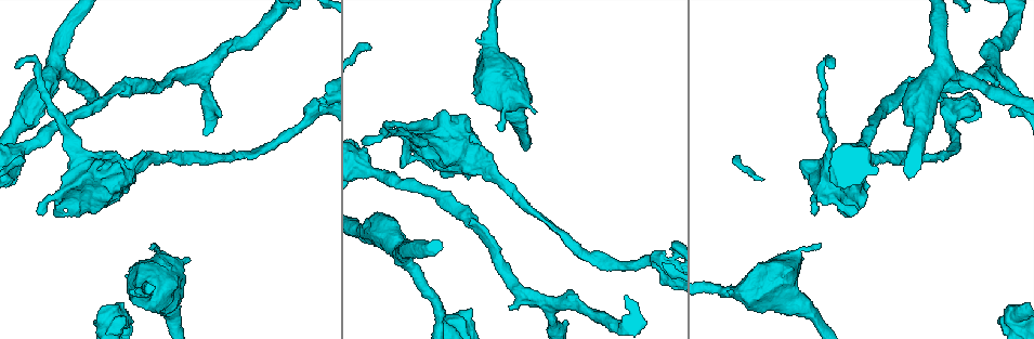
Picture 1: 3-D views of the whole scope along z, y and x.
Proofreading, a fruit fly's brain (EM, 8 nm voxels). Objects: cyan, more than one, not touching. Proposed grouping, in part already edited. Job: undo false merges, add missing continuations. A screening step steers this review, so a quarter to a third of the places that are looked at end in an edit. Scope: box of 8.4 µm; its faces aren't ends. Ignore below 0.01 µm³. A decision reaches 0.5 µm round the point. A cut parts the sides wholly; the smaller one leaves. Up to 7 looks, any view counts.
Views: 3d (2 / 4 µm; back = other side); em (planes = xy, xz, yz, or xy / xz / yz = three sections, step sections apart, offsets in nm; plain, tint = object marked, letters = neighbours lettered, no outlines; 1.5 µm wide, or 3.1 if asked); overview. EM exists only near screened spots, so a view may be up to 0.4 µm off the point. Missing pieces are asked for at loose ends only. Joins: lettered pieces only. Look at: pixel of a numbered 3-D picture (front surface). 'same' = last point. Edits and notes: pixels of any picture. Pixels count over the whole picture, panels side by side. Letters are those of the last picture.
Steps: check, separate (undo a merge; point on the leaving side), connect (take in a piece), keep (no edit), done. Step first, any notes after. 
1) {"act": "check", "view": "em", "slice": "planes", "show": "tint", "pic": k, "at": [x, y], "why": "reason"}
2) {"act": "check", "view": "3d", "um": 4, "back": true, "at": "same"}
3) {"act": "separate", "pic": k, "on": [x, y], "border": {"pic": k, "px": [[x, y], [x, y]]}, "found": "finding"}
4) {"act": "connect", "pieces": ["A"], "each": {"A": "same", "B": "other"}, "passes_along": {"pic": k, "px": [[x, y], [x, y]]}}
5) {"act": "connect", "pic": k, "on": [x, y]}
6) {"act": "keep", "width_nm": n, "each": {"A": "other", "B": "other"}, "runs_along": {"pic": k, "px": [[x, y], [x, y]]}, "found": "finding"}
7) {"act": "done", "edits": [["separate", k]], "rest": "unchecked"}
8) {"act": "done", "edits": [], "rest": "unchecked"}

{"act": "check", "view": "em", "slice": "yz", "step": 8, "show": "letters", "pic": 1, "at": [362, 142], "why": "tapers out"}

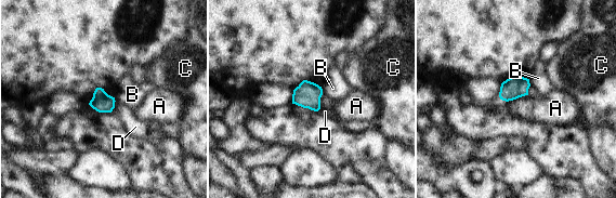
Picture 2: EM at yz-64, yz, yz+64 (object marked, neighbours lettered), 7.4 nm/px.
{"act": "keep", "width_nm": 150, "each": {"A": "other", "B": "other", "C": "other", "D": "other"}, "border": {"pic": 2, "px": [[320, 87], [323, 92]]}, "found": "no lettered piece goes on from it"}

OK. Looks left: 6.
{"act": "check", "view": "3d", "um": 2, "pic": 1, "at": [820, 197], "why": "calibre changes"}

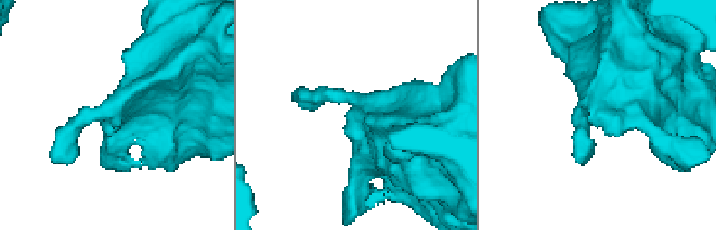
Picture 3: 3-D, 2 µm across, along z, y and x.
{"act": "check", "view": "em", "slice": "planes", "show": "letters", "pic": 3, "at": [355, 107], "why": "shape alone is not enough"}

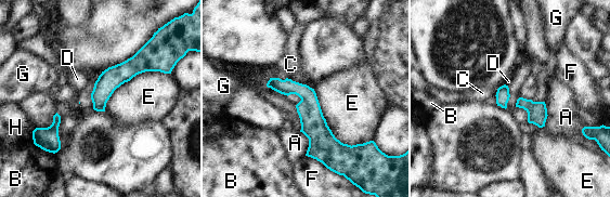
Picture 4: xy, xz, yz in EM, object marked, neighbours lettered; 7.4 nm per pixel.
{"act": "keep", "each": {"A": "other", "B": "other", "C": "other", "D": "other", "E": "other", "F": "other", "G": "other", "H": "other"}, "border": {"pic": 4, "px": [[313, 89], [337, 139], [368, 142]]}, "found": "one cell here"}

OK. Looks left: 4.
{"act": "check", "view": "em", "slice": "xz", "step": 4, "show": "letters", "pic": 1, "at": [509, 308], "why": "branch stops here"}

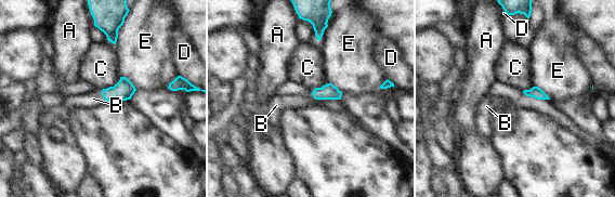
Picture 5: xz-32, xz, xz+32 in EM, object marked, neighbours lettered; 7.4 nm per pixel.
{"act": "connect", "pieces": ["B"], "each": {"A": "other", "B": "same", "C": "other", "D": "other", "E": "other"}, "found": "the cell continues"}

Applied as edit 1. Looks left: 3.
{"act": "done", "edits": [["connect", 5]], "rest": "unchecked"}

